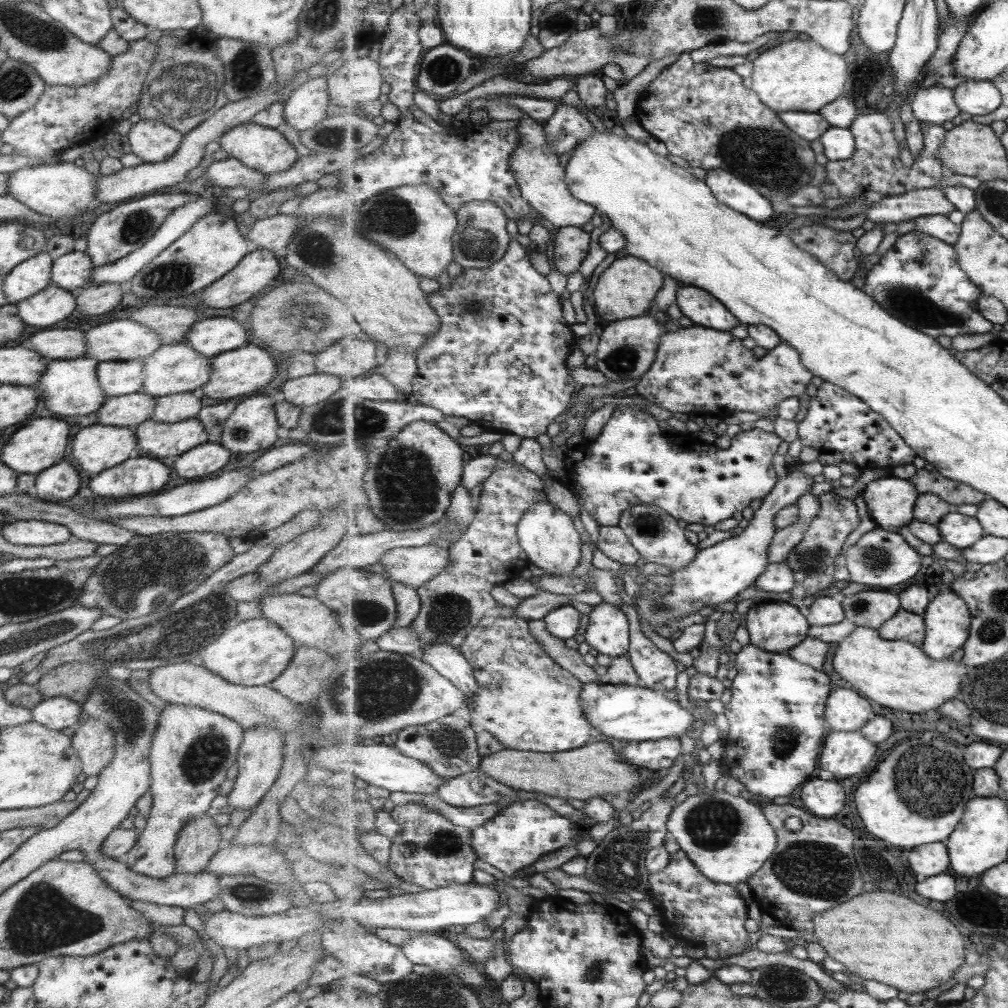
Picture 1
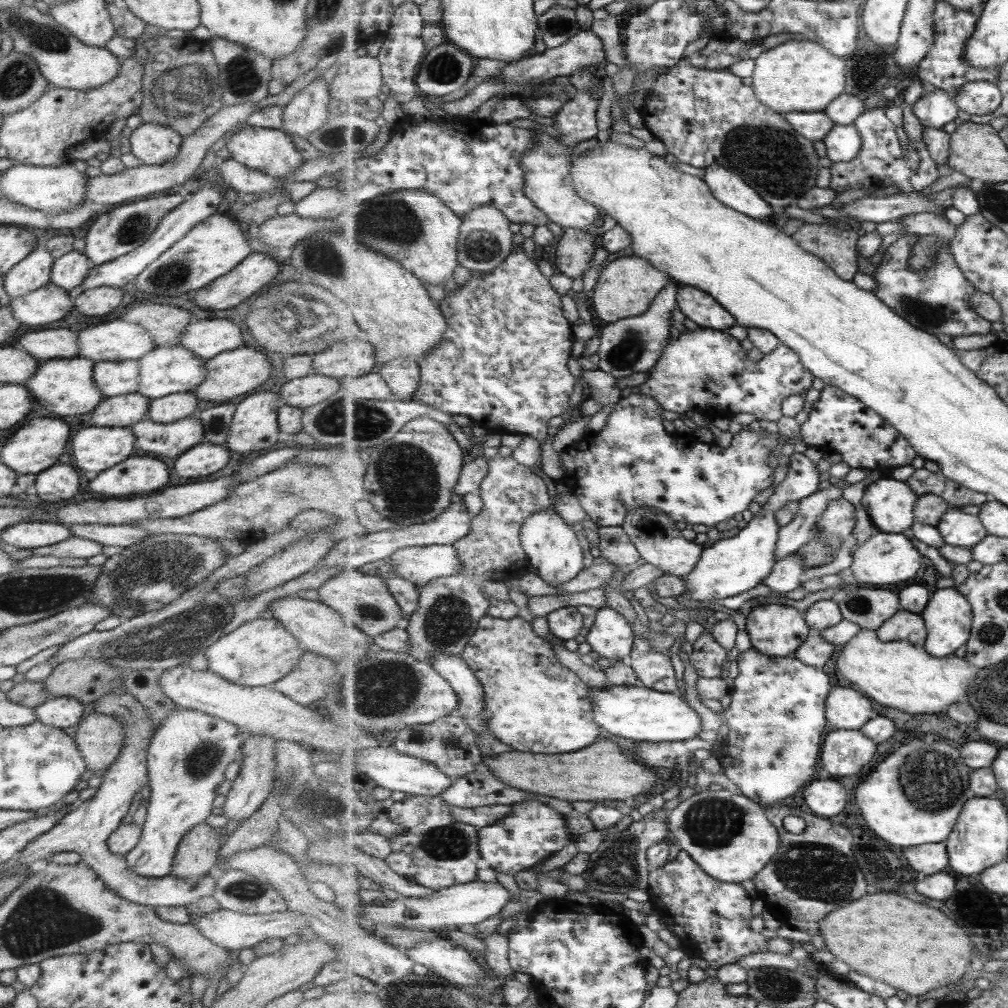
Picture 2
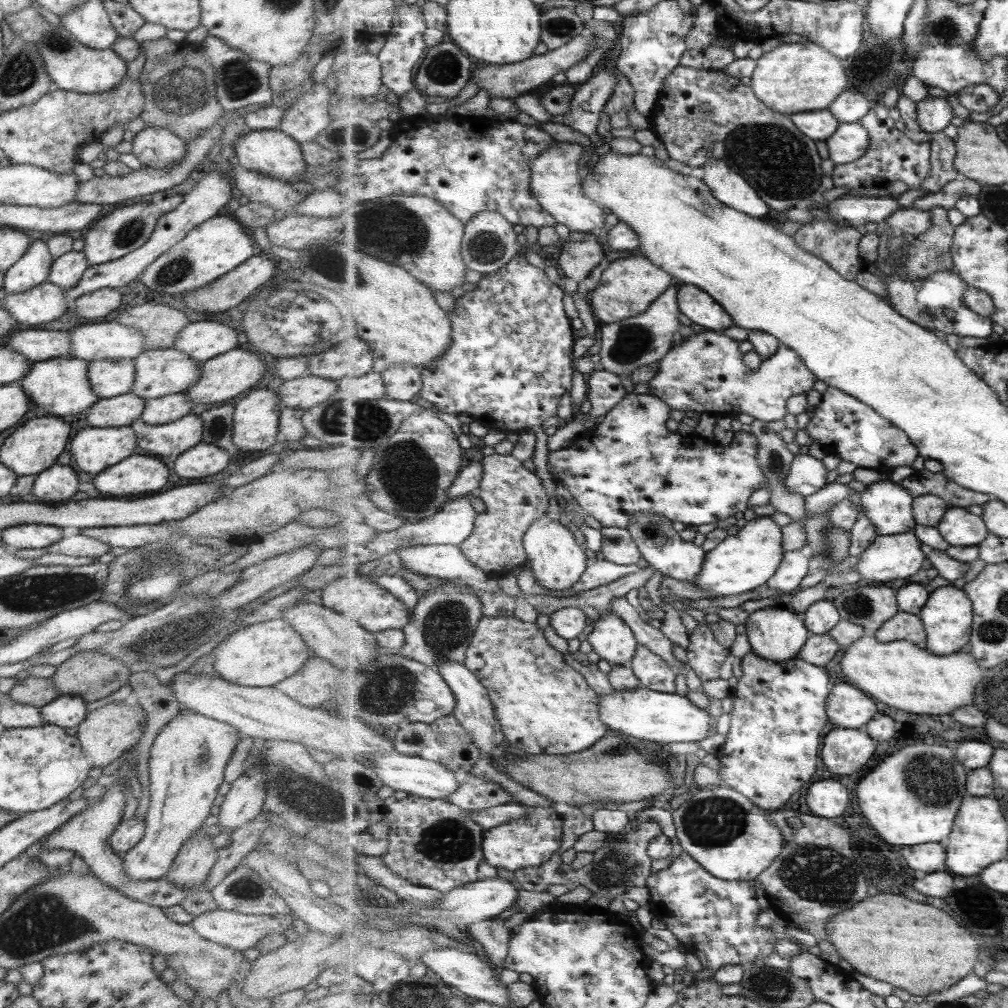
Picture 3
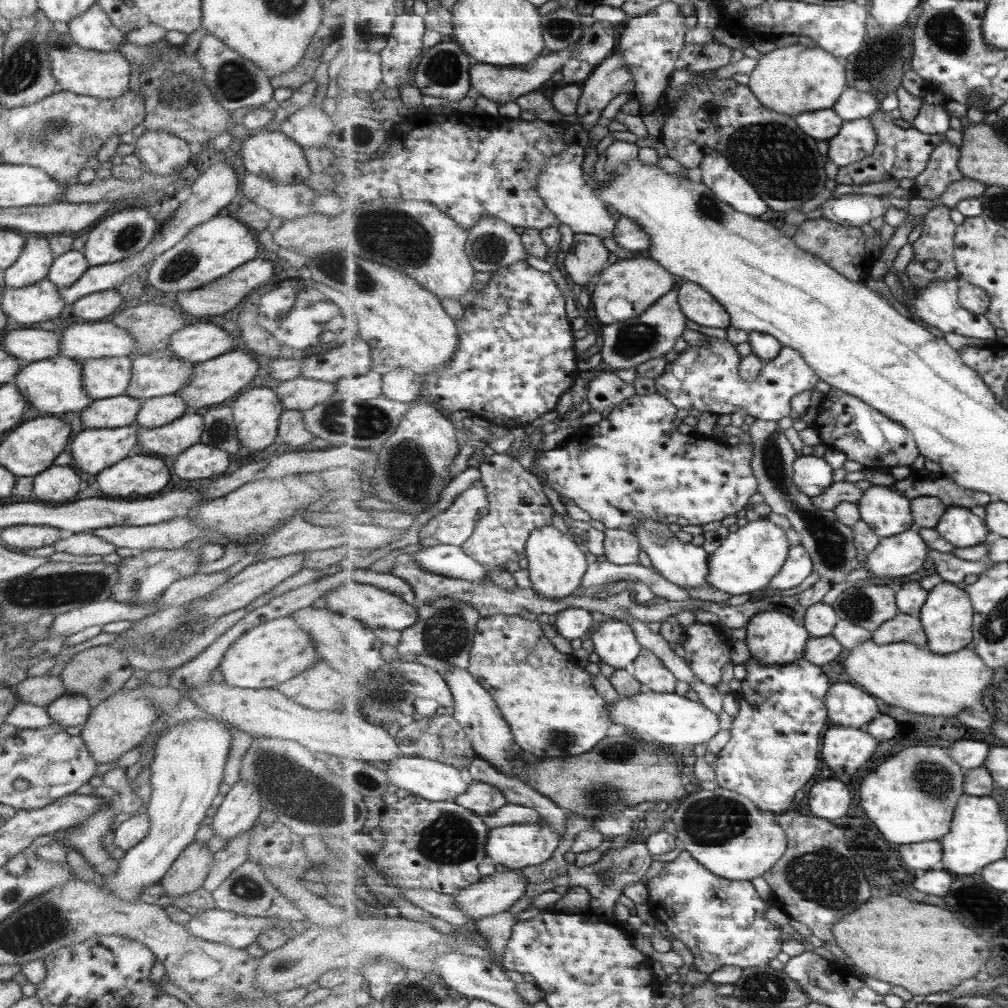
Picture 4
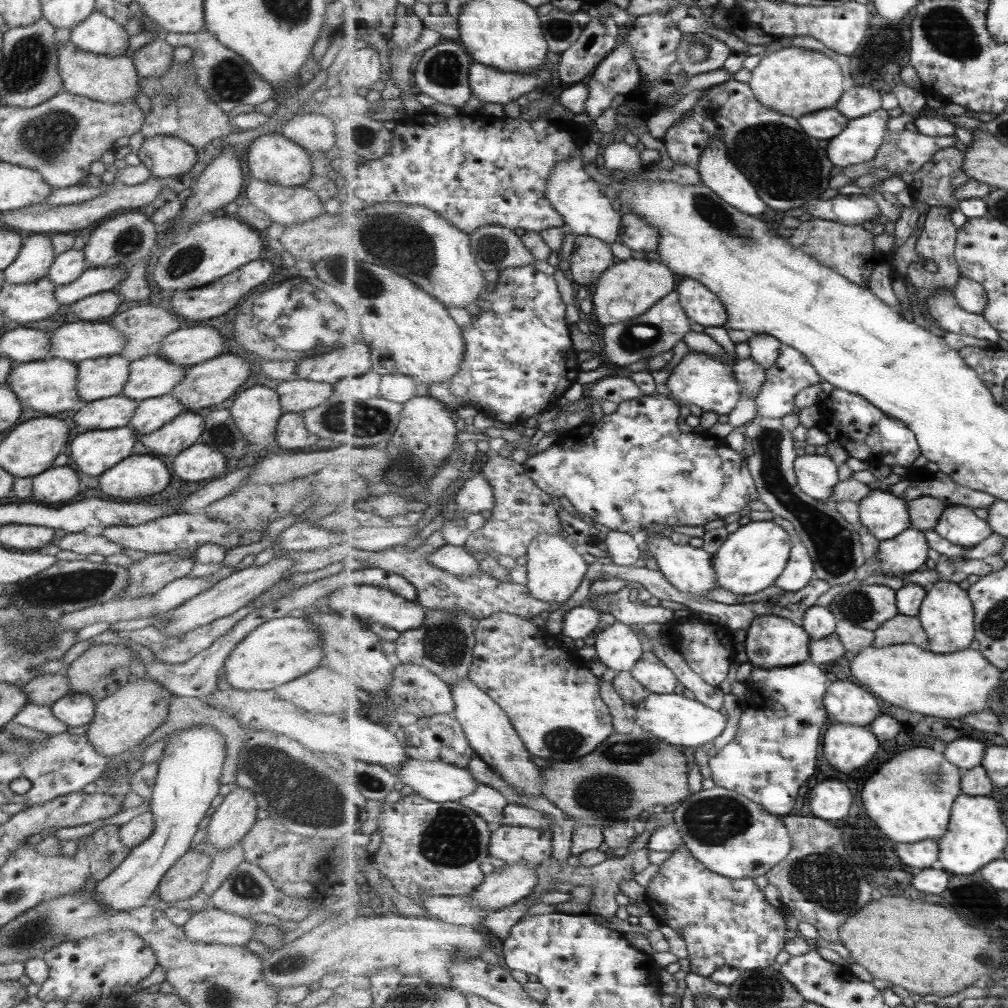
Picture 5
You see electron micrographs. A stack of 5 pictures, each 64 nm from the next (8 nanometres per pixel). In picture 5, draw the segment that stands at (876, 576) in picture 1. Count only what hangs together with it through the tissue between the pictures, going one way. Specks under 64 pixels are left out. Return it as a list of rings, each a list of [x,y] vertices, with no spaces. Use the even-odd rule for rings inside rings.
[[[912,526],[891,540],[880,541],[877,557],[881,561],[879,568],[883,572],[892,572],[895,576],[904,576],[927,562],[929,541],[925,533]]]

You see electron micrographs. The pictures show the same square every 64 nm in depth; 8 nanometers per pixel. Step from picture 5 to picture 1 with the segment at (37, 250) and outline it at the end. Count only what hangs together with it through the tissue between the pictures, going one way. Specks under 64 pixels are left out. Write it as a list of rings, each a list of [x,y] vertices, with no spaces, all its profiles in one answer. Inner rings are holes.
[[[43,251],[17,264],[2,278],[2,291],[7,302],[15,304],[51,284],[51,266],[51,256]]]

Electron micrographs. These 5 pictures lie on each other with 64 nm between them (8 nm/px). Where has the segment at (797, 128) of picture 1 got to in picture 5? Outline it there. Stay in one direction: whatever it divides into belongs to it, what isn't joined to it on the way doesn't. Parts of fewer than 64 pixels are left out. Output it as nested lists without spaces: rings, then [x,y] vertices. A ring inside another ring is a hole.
[[[837,108],[805,114],[799,118],[809,136],[819,140],[833,140],[845,130],[849,119]]]

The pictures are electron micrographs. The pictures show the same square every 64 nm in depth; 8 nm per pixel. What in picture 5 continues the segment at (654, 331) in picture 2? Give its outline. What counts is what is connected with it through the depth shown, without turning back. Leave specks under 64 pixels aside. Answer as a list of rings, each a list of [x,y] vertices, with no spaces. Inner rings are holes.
[[[673,292],[661,300],[661,304],[653,306],[645,316],[637,320],[625,320],[625,324],[606,325],[604,330],[604,343],[606,347],[603,352],[606,353],[607,359],[613,366],[623,368],[628,364],[639,362],[639,360],[653,358],[671,351],[677,342],[684,341],[688,332],[691,332],[692,320],[685,314],[683,306],[679,304],[679,292]],[[645,324],[645,325],[644,325]],[[649,340],[649,344],[641,344],[641,341]]]

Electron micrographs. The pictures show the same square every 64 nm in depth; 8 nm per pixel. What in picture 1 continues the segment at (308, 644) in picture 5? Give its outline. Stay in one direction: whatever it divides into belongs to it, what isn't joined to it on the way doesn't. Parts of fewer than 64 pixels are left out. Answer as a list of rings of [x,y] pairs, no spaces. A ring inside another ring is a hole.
[[[265,617],[238,621],[199,652],[202,666],[230,684],[269,685],[283,672],[295,652],[294,640]]]

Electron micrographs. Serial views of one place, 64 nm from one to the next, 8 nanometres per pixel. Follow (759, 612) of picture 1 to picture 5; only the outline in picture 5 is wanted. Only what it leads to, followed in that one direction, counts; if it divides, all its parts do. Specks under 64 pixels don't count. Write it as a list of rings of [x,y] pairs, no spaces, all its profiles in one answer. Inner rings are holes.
[[[763,614],[757,616],[747,630],[746,654],[752,666],[757,668],[788,667],[809,661],[812,656],[812,636],[801,625],[785,616]]]

